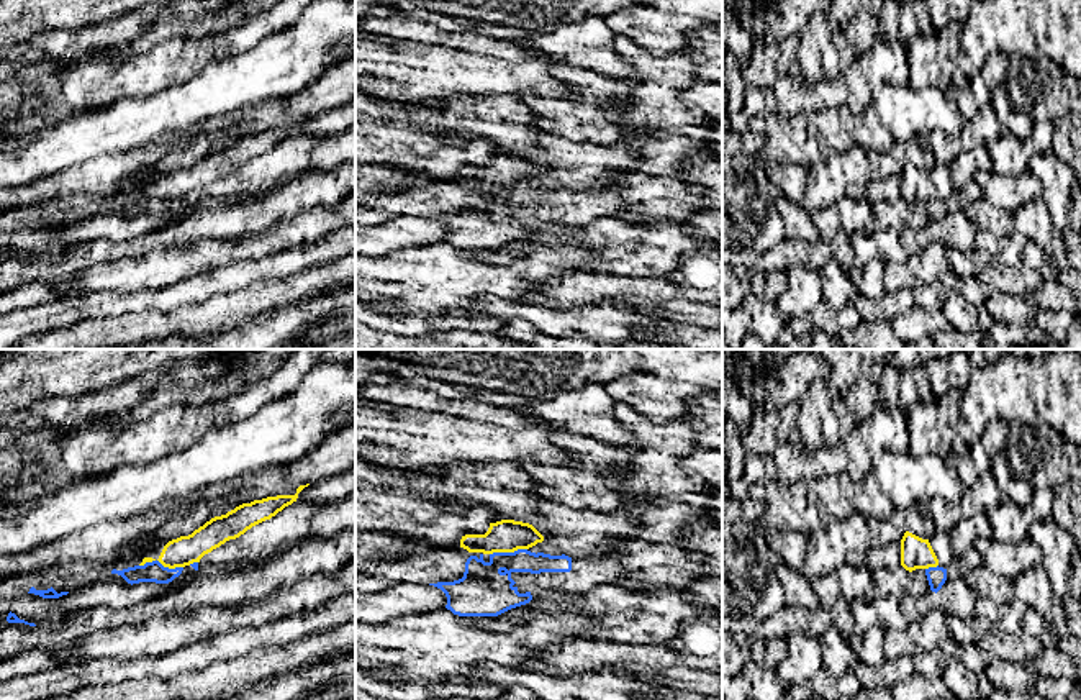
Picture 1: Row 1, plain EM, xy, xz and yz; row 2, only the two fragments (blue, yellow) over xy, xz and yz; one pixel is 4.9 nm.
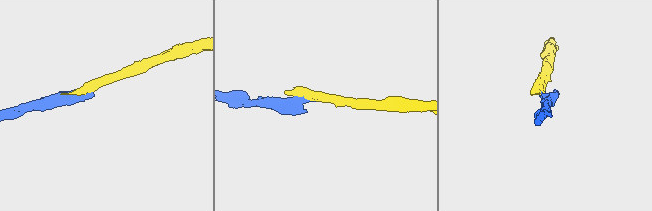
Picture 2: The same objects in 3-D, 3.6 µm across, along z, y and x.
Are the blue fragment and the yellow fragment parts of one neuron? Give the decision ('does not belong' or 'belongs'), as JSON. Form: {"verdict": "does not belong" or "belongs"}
{"verdict": "does not belong"}

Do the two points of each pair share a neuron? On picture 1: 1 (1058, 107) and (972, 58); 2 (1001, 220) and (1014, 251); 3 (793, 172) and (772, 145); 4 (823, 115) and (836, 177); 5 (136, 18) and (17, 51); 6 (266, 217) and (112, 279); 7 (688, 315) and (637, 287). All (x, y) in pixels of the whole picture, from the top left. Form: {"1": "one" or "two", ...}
{"1": "two", "2": "two", "3": "two", "4": "two", "5": "one", "6": "two", "7": "one"}

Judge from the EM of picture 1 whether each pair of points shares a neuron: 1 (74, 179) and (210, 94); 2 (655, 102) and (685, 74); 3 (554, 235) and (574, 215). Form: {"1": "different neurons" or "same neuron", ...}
{"1": "different neurons", "2": "same neuron", "3": "different neurons"}

